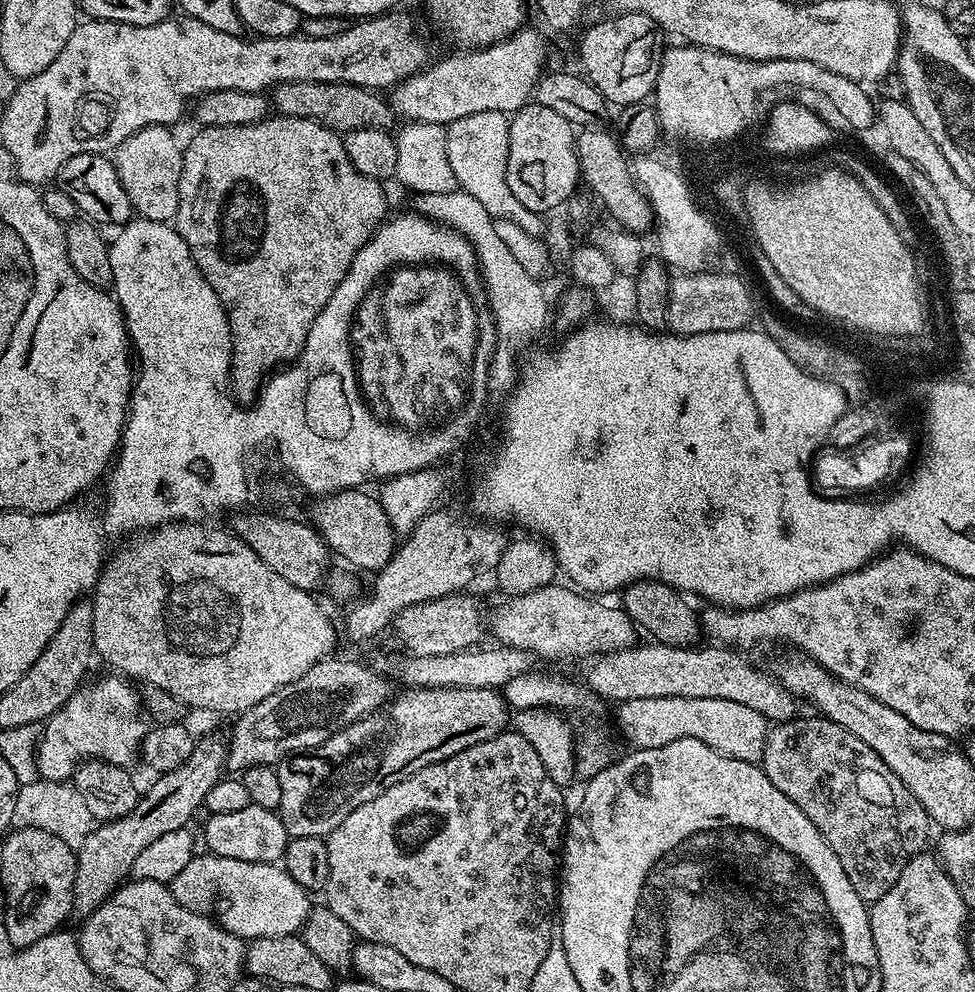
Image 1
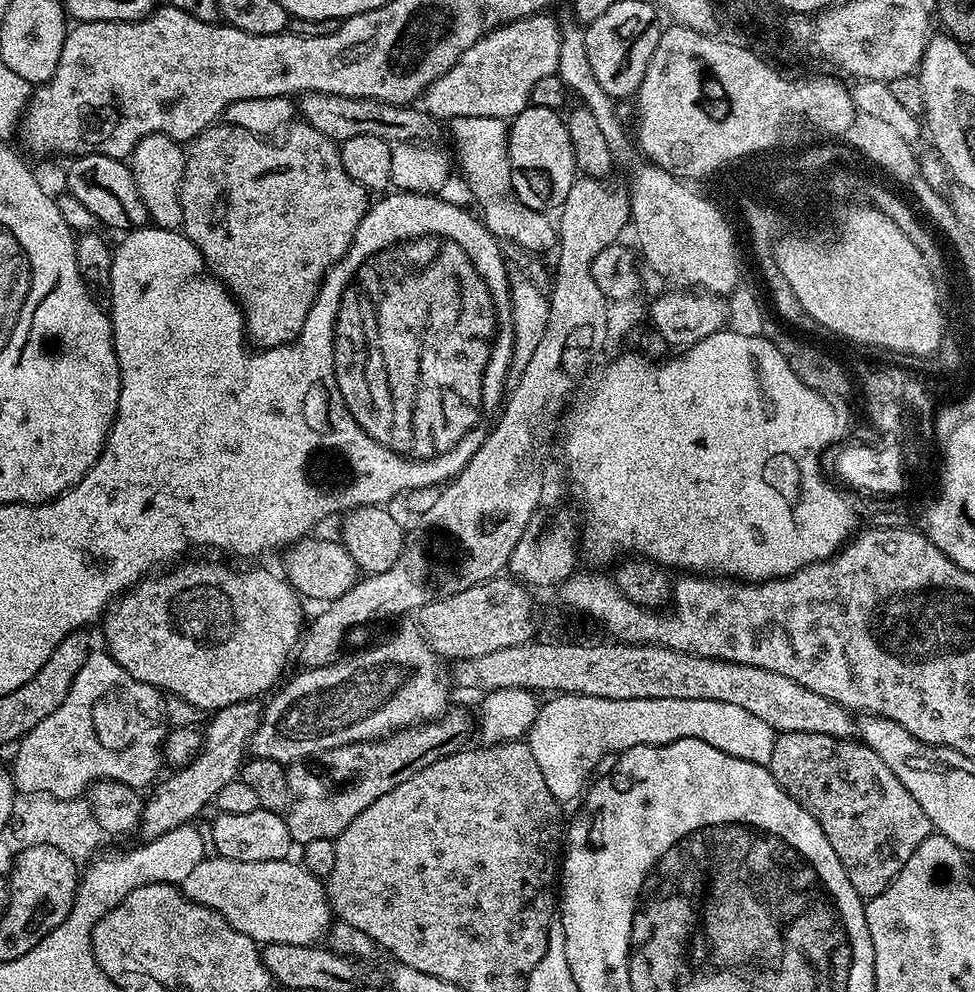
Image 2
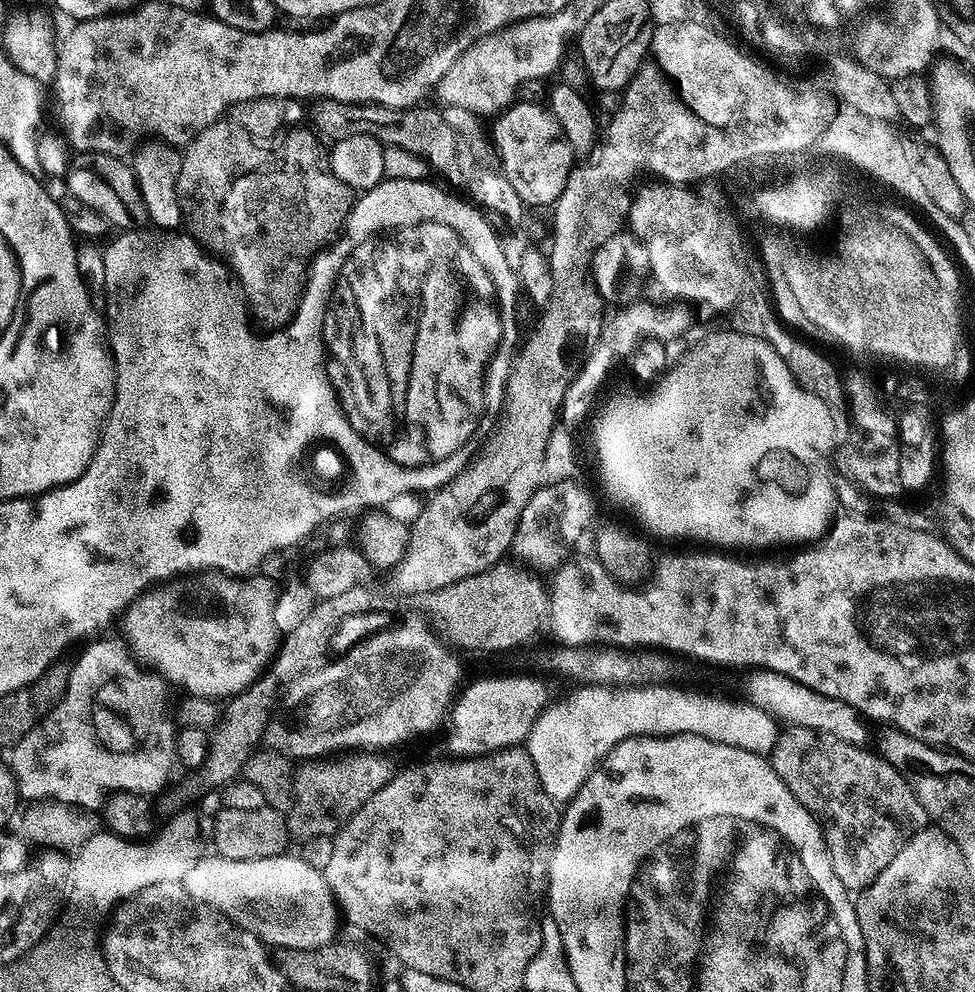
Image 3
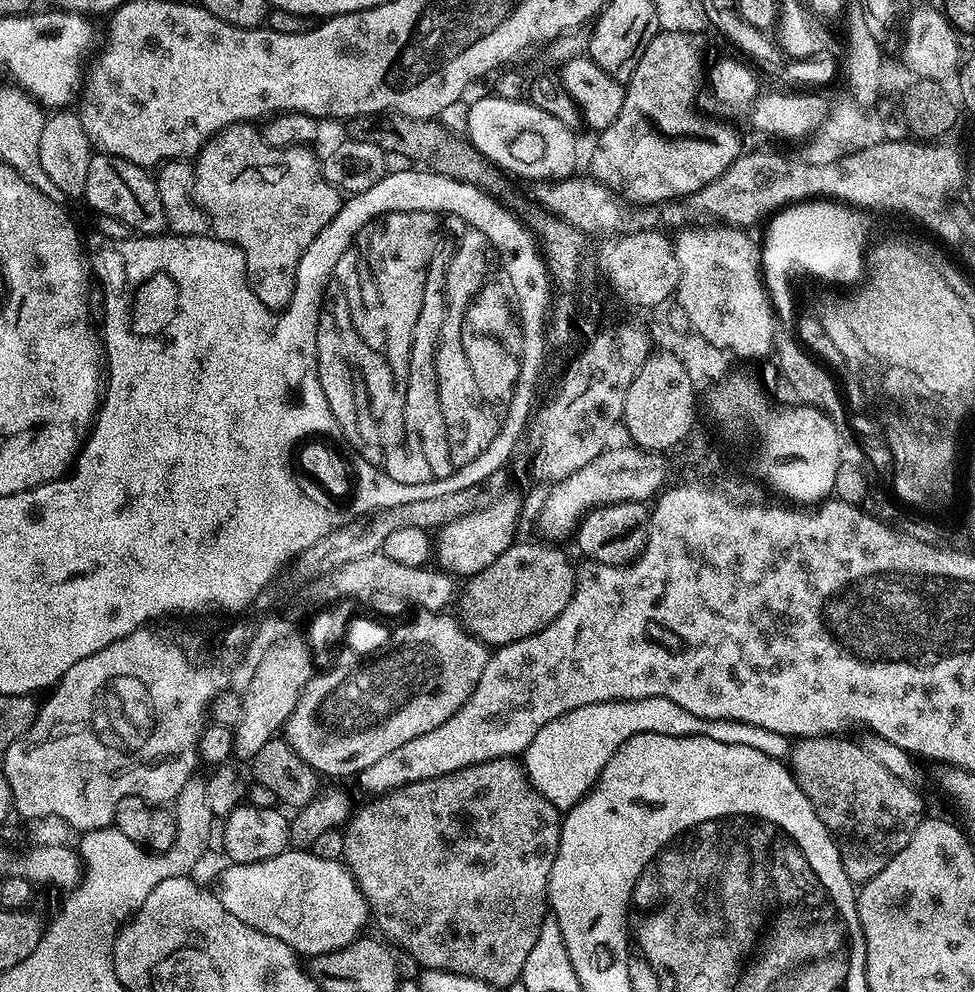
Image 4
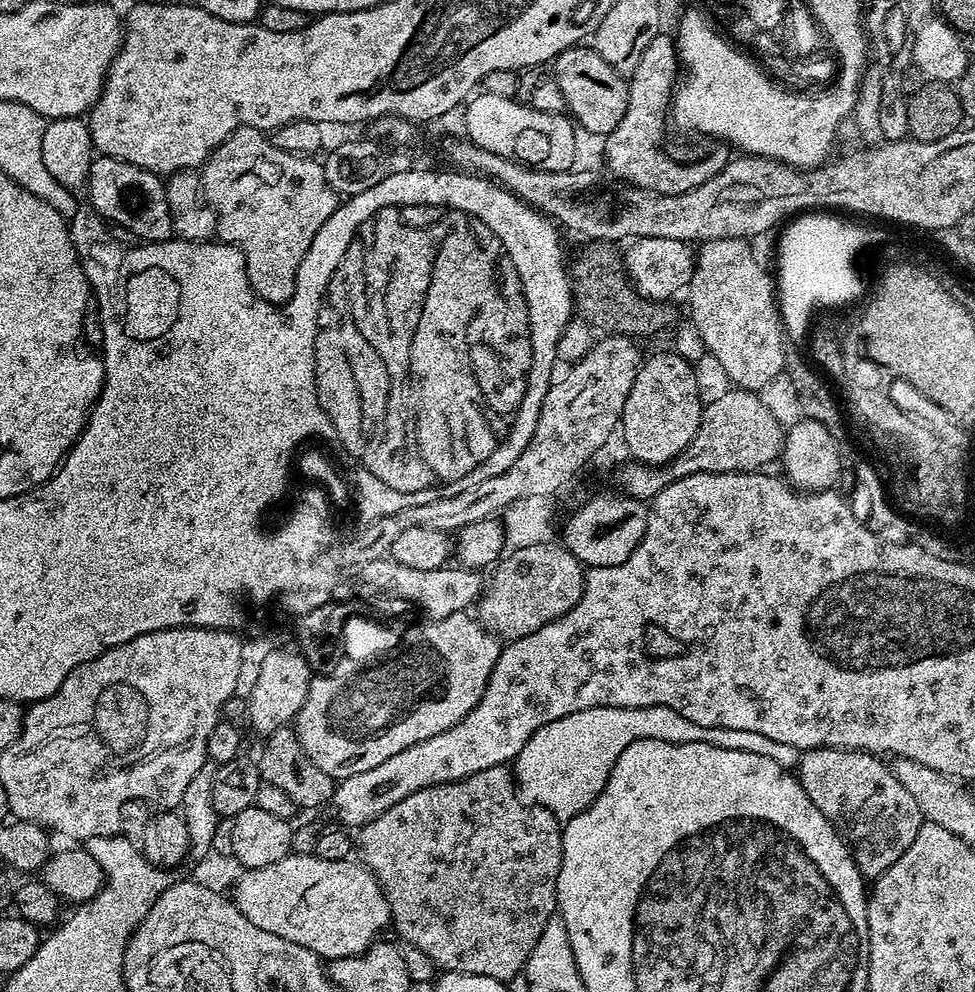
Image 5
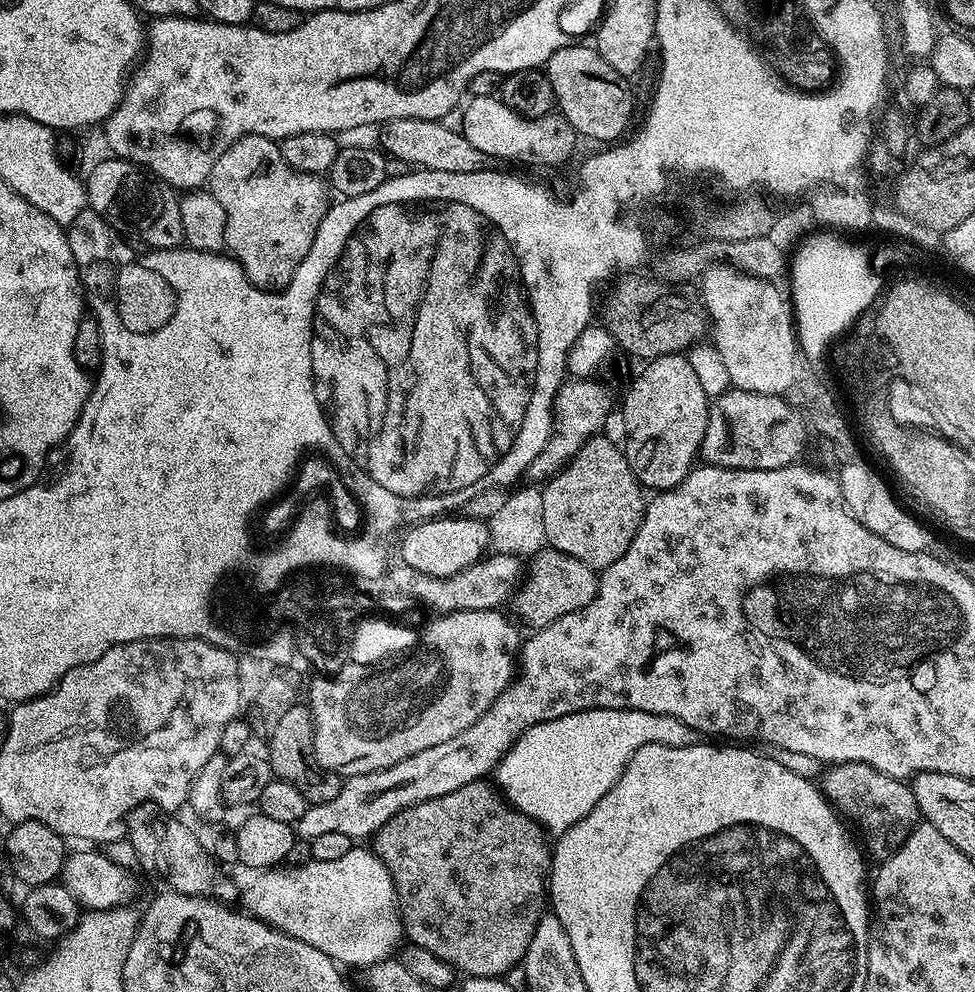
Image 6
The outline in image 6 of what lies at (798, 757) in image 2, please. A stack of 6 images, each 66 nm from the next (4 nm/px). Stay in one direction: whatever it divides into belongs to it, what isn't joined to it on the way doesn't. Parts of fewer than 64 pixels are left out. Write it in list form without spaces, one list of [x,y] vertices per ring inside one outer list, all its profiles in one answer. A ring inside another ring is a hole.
[[[862,762],[833,763],[823,769],[818,787],[829,804],[855,829],[858,836],[860,831],[863,851],[871,859],[873,856],[876,862],[889,860],[903,846],[916,825],[921,823],[918,802],[911,787],[903,779],[874,770],[874,766],[866,766]]]

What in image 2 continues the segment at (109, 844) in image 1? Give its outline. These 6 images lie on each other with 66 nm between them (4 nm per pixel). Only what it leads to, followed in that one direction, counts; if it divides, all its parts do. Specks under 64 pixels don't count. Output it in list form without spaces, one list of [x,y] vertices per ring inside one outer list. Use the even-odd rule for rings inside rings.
[[[253,698],[225,708],[215,709],[211,713],[212,721],[209,722],[208,729],[203,729],[200,753],[196,755],[194,762],[190,762],[184,768],[175,769],[171,773],[173,776],[166,777],[165,775],[147,793],[142,818],[138,825],[141,841],[147,842],[154,838],[162,838],[162,834],[182,824],[193,823],[203,813],[200,811],[204,806],[215,801],[218,790],[222,790],[226,782],[239,777],[246,753],[250,748],[252,735],[260,725],[261,711],[261,701]]]

